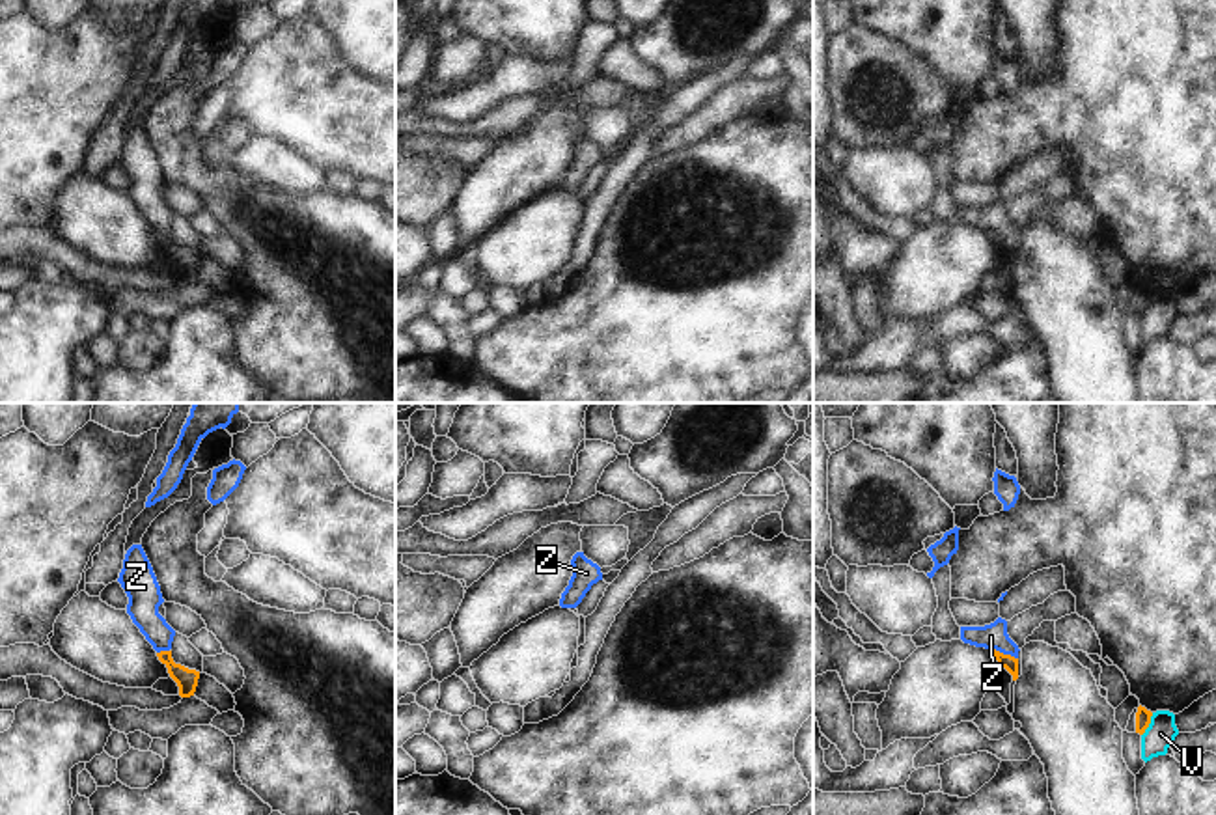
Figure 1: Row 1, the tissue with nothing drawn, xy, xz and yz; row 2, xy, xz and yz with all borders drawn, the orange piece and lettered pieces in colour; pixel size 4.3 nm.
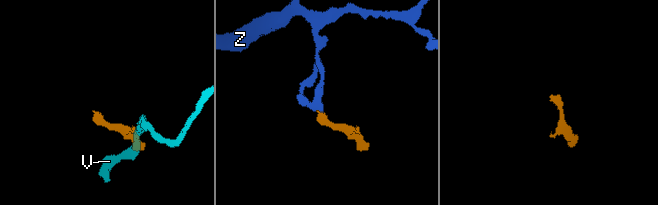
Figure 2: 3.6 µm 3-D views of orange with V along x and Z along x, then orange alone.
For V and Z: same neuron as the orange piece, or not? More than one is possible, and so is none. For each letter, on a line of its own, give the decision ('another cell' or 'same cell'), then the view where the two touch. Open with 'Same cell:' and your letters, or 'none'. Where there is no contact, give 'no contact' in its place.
Same cell: Z
V: another cell; meets orange in yz
Z: same cell; meets orange in yz

